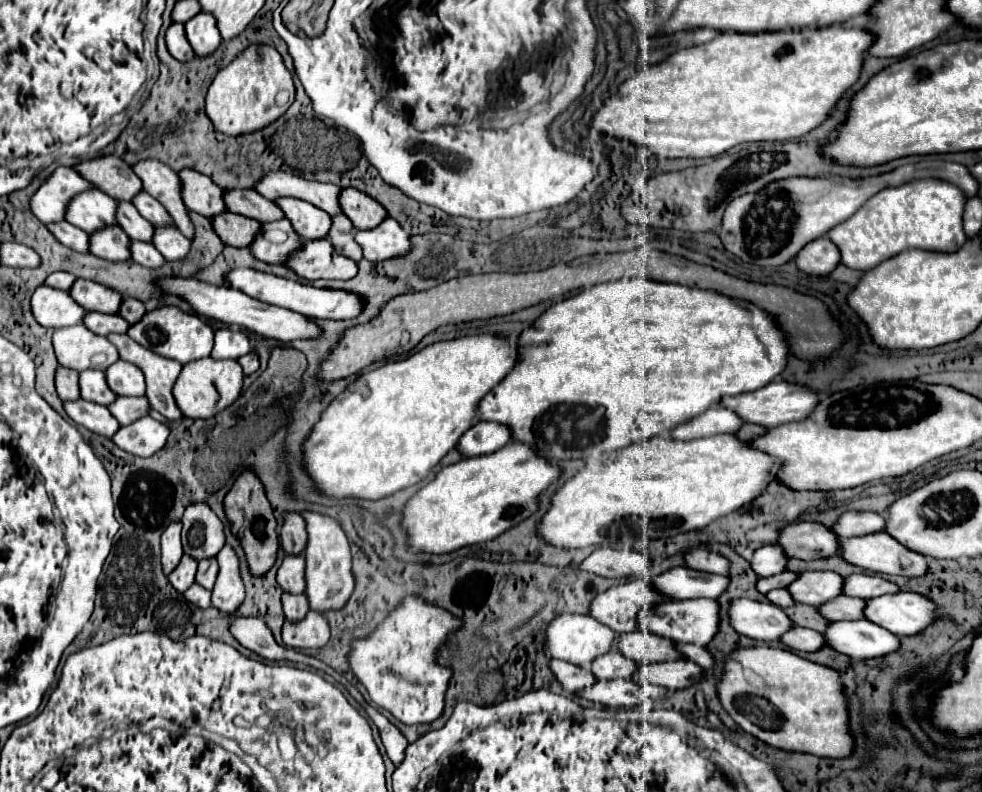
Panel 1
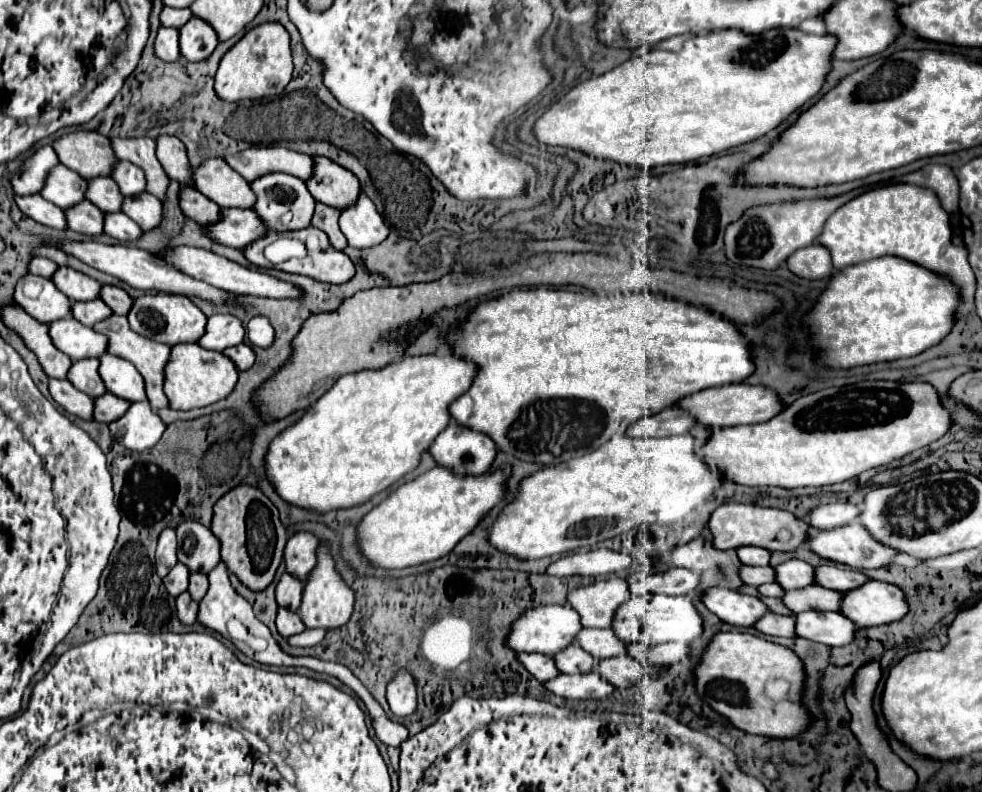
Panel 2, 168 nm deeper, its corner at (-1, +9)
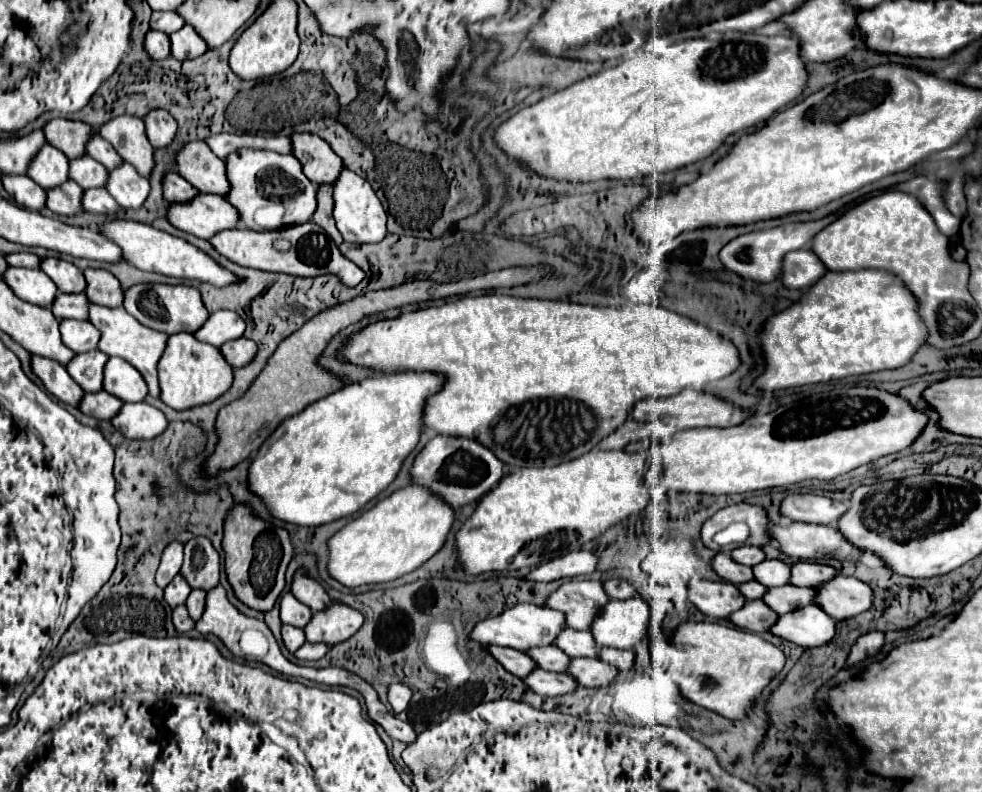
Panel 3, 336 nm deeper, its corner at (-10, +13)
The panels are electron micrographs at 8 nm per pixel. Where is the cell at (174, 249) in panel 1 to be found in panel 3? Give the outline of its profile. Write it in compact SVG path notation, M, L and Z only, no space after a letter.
M123 163L109 173L107 191L123 209L141 209L149 197L149 189L149 181L141 177L129 163Z

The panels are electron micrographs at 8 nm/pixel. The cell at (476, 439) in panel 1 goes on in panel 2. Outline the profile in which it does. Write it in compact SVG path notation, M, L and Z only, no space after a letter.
M452 421L432 441L430 455L438 467L446 467L460 477L478 477L492 467L496 447L482 433L472 433L472 429L464 429Z

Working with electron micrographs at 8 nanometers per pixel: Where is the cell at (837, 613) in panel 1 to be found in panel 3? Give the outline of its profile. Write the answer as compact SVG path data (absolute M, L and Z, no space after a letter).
M785 585L785 587L773 587L767 591L763 601L777 611L779 615L785 615L793 609L799 609L801 605L815 605L817 599L817 589L801 589L795 585Z

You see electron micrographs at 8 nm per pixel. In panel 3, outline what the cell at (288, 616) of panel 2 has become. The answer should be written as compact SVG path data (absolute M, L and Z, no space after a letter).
M283 625L281 631L283 631L283 643L291 653L295 653L305 643L305 631L303 629L297 629L293 625Z

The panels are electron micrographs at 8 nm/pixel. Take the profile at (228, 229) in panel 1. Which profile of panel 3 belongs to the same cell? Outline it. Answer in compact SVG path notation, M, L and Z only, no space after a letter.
M167 173L163 181L163 197L169 203L185 203L195 197L197 191L193 185L187 185L187 181L179 173Z

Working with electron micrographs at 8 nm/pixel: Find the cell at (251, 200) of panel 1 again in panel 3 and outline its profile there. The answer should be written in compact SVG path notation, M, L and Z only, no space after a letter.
M203 141L187 143L177 155L177 165L179 165L179 175L185 177L199 193L229 195L229 177L225 175L225 161L219 159Z

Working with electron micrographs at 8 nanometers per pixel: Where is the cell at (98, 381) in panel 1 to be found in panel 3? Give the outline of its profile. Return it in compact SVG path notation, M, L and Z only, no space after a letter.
M99 349L75 355L67 365L69 375L81 385L87 393L97 393L103 389L103 367L107 363L107 355Z

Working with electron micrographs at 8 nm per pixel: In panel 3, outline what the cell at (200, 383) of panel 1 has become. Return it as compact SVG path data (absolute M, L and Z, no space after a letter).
M175 333L169 337L167 349L159 361L159 387L165 405L177 411L205 405L227 393L229 385L233 385L233 367L227 365L217 347L201 343L189 333Z

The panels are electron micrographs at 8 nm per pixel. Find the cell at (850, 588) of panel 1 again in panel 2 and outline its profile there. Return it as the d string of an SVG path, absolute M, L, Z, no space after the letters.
M820 565L814 569L814 583L832 591L850 591L868 581L866 575L854 569L840 569L836 565Z

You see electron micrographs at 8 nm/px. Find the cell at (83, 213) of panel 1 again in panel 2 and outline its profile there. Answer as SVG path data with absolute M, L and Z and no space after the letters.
M58 163L54 169L50 169L40 195L60 209L68 209L76 205L76 201L84 199L84 179L72 169Z

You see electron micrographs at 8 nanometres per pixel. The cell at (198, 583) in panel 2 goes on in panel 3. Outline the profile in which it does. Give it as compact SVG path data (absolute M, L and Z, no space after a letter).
M195 589L195 591L191 591L189 599L185 601L185 605L187 605L187 609L189 609L189 615L191 615L195 621L197 621L197 619L201 617L201 613L203 613L205 597L207 597L207 593L201 593L201 589Z

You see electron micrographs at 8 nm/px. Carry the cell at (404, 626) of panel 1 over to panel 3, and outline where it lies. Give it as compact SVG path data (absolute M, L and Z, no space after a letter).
M397 683L397 685L391 685L391 687L389 687L389 703L393 705L393 711L395 711L395 713L405 711L407 705L409 705L409 701L411 701L411 695L413 695L411 687L399 685L399 683Z

